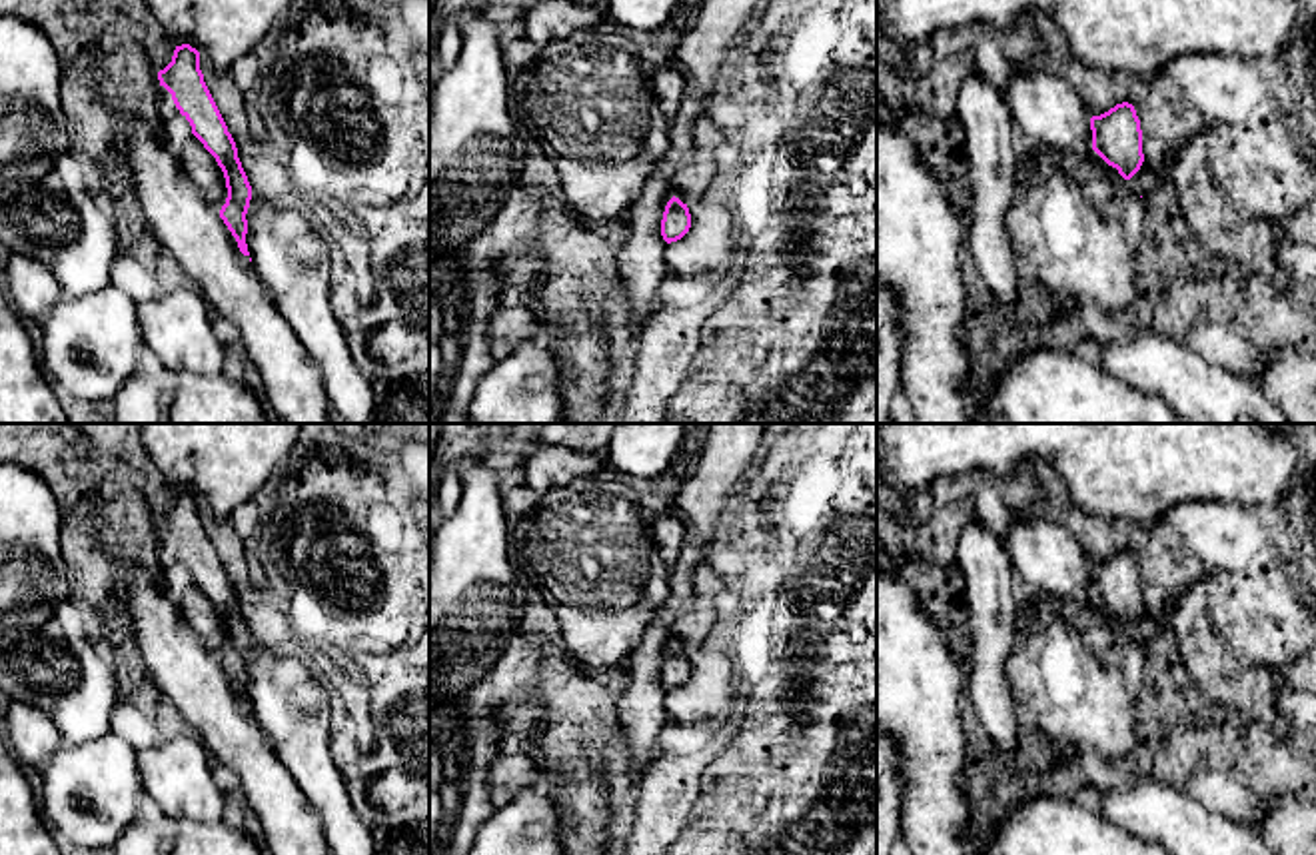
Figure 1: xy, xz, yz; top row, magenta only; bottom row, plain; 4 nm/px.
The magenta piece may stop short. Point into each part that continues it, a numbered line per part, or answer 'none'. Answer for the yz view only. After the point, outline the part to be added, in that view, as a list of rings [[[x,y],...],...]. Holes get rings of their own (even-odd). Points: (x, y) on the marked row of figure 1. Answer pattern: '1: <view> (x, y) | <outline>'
none

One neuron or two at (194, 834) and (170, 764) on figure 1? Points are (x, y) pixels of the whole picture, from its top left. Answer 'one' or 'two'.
one

